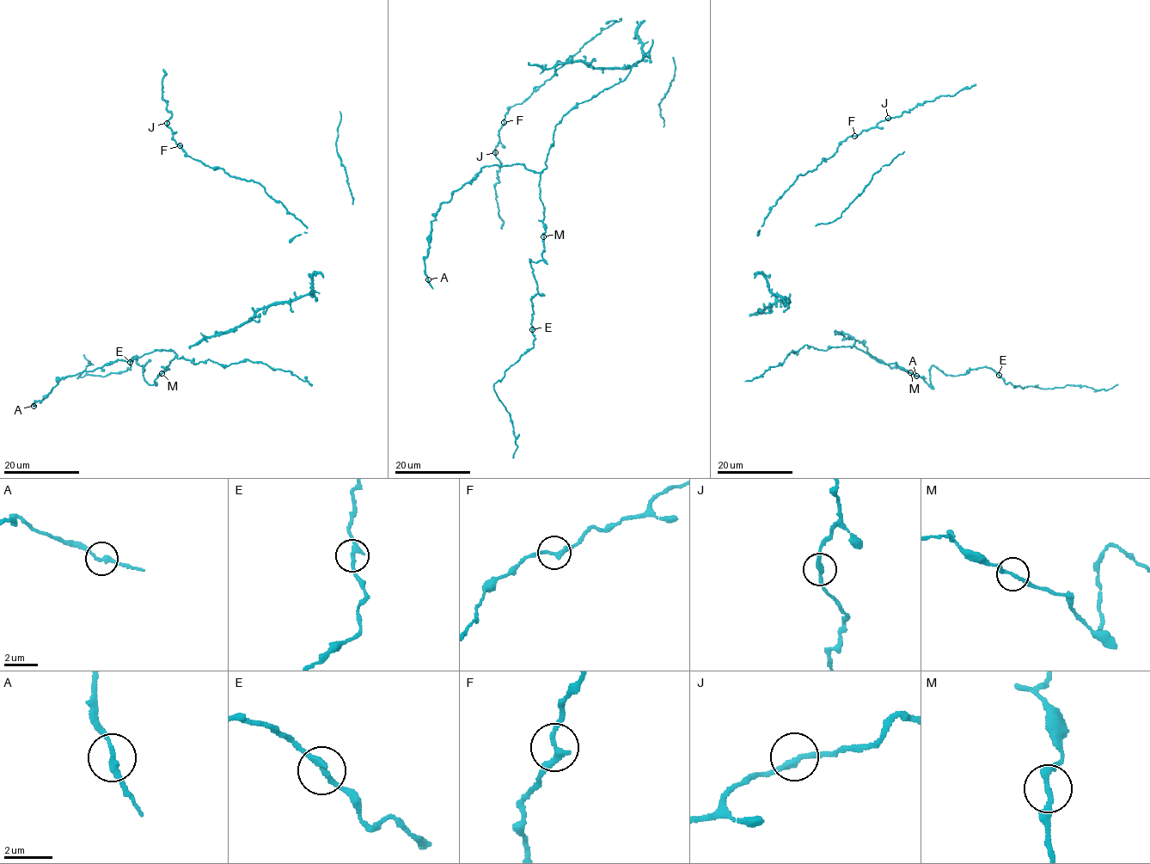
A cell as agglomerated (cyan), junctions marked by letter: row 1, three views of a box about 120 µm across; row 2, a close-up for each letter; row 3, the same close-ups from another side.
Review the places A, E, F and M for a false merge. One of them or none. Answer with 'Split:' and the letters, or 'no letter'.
Split: no letter

